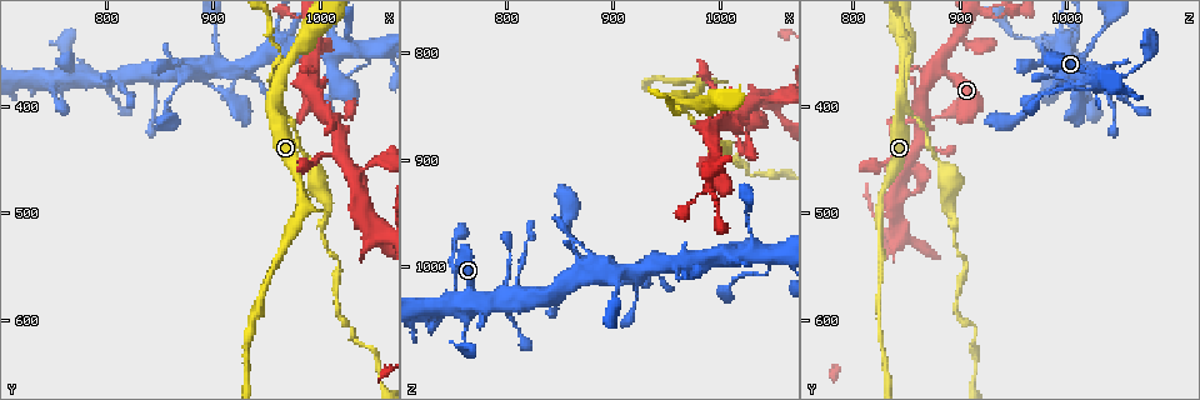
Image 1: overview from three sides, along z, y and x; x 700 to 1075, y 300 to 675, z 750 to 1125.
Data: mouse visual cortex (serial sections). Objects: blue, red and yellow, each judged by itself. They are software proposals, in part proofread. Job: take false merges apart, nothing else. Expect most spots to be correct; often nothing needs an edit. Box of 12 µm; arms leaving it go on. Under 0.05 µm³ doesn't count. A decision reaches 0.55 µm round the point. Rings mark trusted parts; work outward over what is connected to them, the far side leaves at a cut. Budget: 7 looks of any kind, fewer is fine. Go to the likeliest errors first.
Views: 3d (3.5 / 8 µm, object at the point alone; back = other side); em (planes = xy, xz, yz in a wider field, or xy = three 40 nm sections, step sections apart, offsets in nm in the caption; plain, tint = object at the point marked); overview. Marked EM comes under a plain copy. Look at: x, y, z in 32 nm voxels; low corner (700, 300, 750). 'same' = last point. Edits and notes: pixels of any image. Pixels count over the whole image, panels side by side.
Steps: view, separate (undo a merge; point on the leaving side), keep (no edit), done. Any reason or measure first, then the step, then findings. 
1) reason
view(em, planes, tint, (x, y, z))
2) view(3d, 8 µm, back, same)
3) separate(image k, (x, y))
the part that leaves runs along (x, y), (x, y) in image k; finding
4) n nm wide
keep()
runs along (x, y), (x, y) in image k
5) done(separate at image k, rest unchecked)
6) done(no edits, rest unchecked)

three-way junction
view(3d, 3.5 µm, (958, 388, 844))

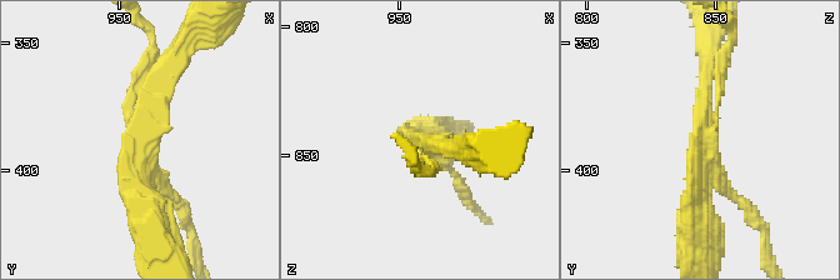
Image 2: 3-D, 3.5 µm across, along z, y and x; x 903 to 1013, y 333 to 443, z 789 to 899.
3 arms; arms of 100, 200, 300 nm
view(em, xy, step 2, tint, (960, 388, 845))

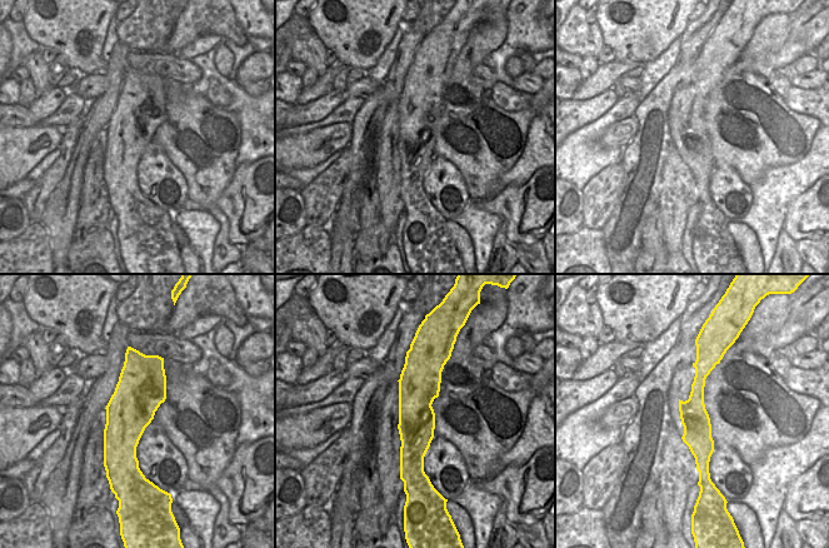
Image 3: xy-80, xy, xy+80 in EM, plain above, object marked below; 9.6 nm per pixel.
380 nm wide
separate(image 2, (136, 80))
a second cell is stuck on

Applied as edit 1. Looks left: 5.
calibre changes
view(3d, 8 µm, (1028, 408, 886))

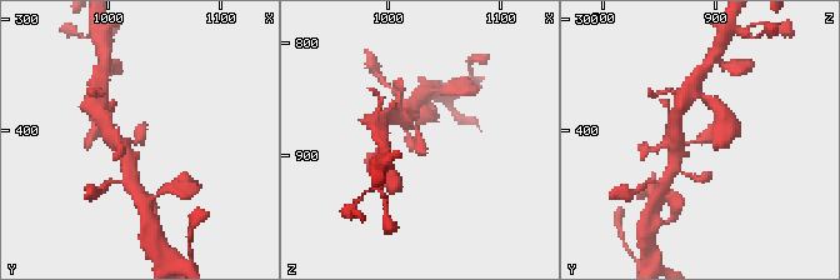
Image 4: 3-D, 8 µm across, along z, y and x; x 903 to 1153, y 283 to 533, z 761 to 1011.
zoom in
view(3d, 3.5 µm, (1028, 410, 884))

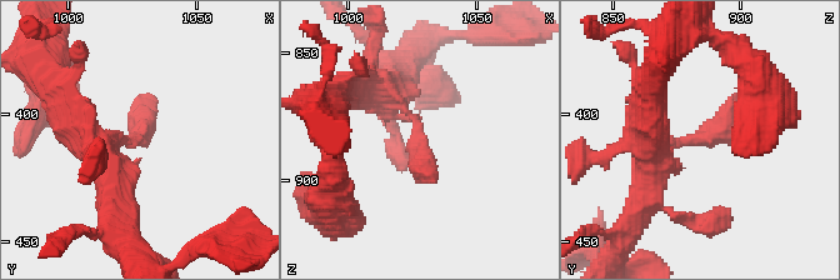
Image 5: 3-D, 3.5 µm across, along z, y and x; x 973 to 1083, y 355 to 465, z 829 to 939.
view(em, xy, step 1, tint, (1028, 410, 885))

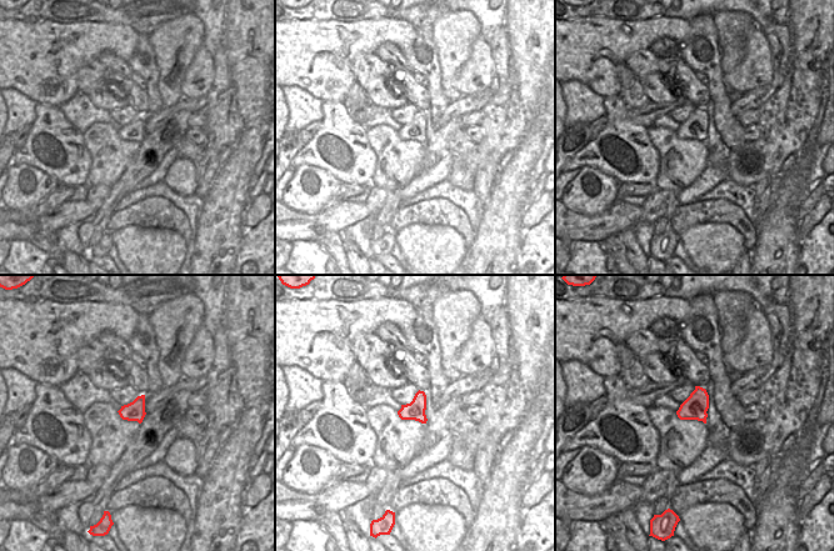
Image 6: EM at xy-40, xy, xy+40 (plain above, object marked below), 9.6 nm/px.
190 nm wide
keep()
runs along (369, 93), (415, 121), (434, 183) in image 5; all the same cell

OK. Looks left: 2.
sharp bend
view(3d, 3.5 µm, (798, 380, 1044))

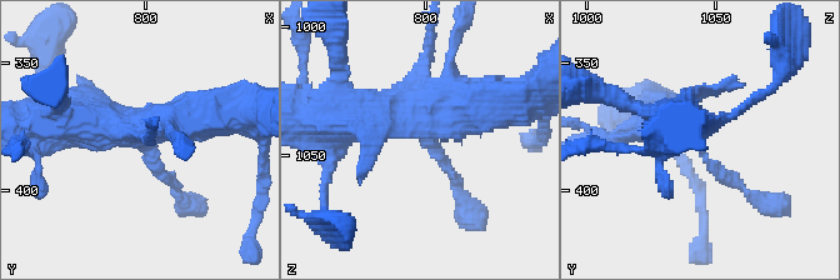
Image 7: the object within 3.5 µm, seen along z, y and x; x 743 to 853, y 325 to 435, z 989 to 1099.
keep()
runs along (64, 118), (144, 129), (221, 114) in image 7; continuous, no second cell

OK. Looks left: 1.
done(separate at image 2, rest unchecked)

